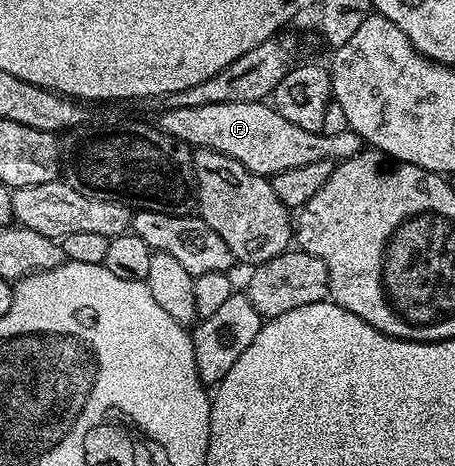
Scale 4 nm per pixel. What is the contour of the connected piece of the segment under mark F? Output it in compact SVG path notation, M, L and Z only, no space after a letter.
M233 102L232 104L200 104L200 108L166 108L156 119L158 129L168 136L197 149L214 149L238 160L248 172L273 176L288 168L304 168L316 160L340 163L364 148L362 137L347 128L337 136L313 134L292 120L284 120L273 105L266 102Z

